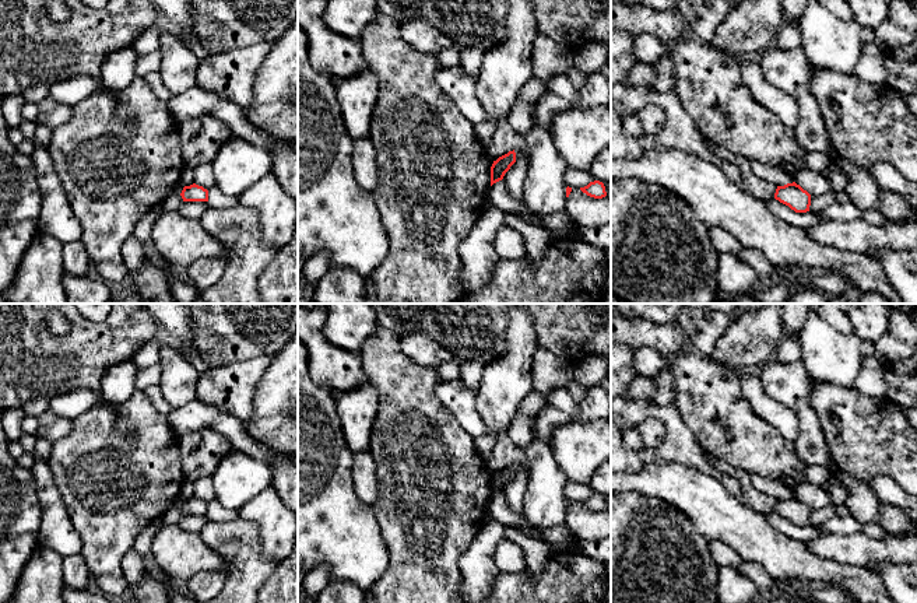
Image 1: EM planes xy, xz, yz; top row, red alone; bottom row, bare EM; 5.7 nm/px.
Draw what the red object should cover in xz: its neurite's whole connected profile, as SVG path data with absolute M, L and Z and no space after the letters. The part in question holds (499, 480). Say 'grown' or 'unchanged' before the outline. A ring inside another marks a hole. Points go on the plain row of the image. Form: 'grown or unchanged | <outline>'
unchanged | M509 464L507 467L499 470L493 474L491 480L491 499L503 492L505 487L510 483L510 480L516 476L516 466Z

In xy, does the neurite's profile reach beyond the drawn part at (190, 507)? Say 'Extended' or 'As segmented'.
As segmented

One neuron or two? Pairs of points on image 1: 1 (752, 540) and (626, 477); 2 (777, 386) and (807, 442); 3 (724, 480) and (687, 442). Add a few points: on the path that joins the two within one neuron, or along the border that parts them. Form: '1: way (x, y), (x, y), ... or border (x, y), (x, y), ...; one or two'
1: way (721, 516), (696, 494), (670, 481), (657, 481); one
2: way (791, 398), (804, 410), (807, 428); one
3: way (715, 473), (692, 452); one

